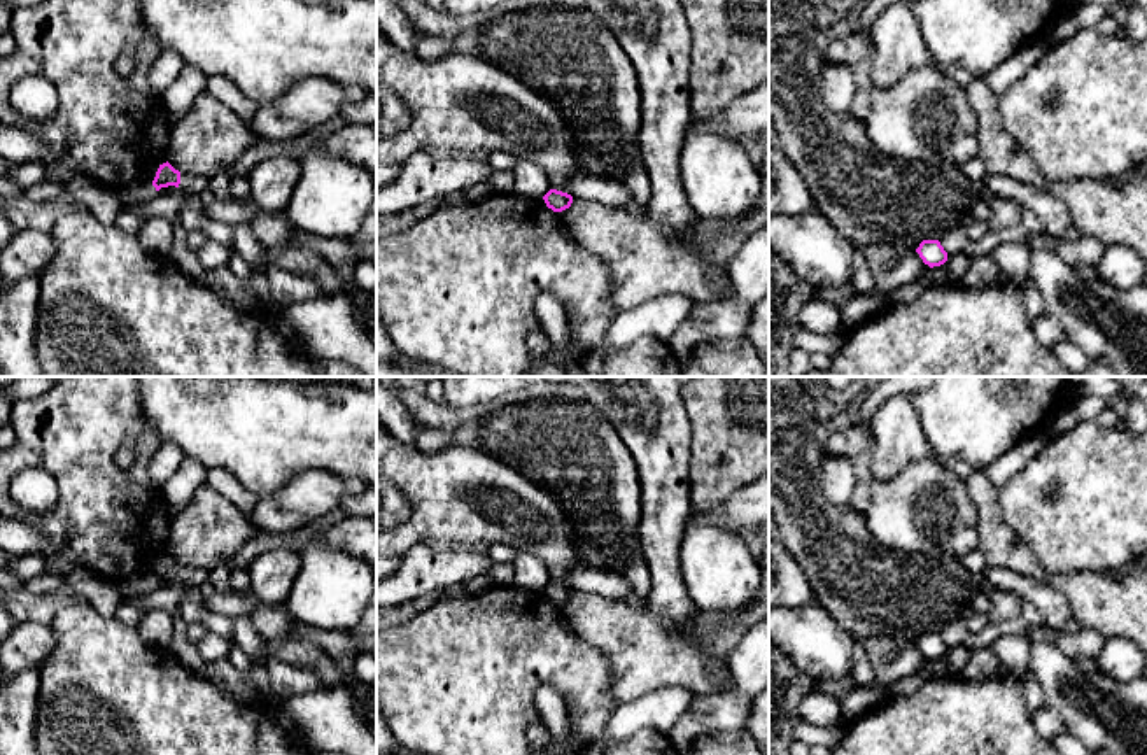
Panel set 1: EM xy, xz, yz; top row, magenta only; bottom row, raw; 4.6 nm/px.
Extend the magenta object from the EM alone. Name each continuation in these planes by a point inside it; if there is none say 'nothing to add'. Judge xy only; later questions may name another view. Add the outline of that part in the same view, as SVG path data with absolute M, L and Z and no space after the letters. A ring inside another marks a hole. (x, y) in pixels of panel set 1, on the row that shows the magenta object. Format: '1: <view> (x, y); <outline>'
1: xy (189, 183); M182 173L179 187L184 194L208 196L208 179L198 173Z

